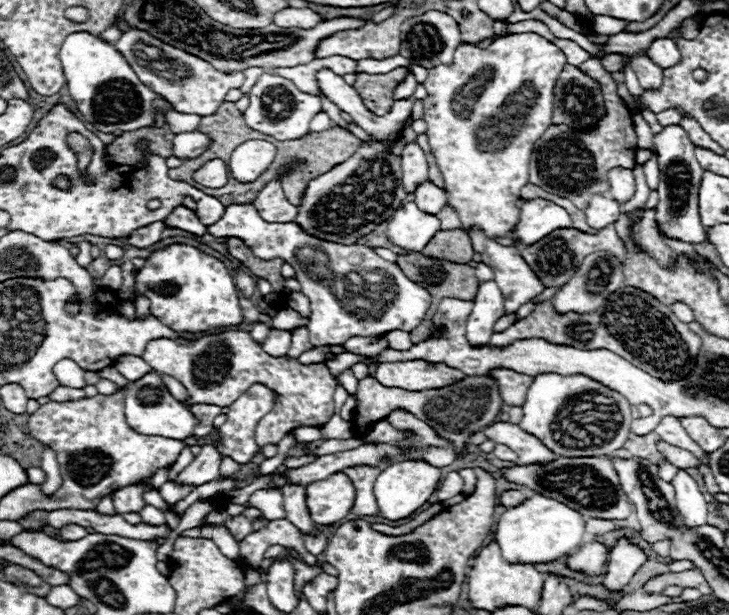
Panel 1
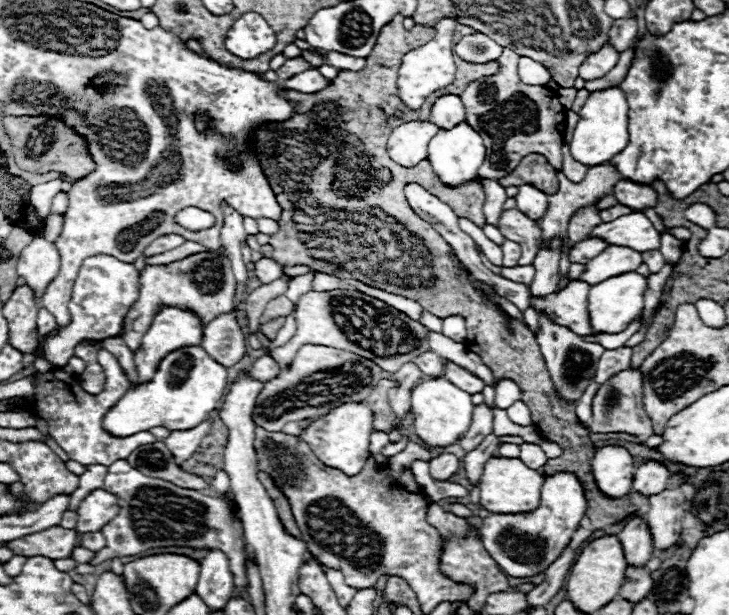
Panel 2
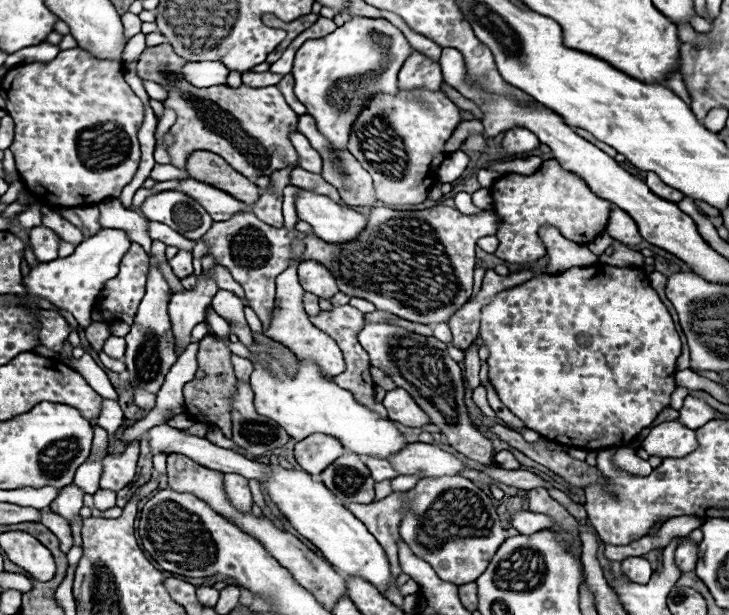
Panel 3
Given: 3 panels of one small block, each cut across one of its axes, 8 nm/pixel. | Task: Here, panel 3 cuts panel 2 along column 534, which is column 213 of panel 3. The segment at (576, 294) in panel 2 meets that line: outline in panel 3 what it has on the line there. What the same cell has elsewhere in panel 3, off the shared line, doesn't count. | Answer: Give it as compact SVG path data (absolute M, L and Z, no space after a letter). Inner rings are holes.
M218 290L212 298L212 308L230 324L232 333L237 335L244 346L252 342L251 330L248 330L249 326L244 320L244 304L236 294L228 290Z

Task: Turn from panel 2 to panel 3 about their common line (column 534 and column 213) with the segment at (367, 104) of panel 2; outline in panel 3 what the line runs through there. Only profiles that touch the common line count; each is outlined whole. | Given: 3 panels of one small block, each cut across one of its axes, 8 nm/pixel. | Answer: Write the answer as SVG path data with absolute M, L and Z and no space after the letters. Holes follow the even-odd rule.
M204 336L200 340L198 346L198 368L204 370L204 378L200 380L192 380L184 386L184 404L186 404L186 412L188 416L206 416L206 420L220 428L220 432L226 438L232 438L232 422L230 422L230 398L236 386L236 376L230 364L230 350L226 346L224 340L220 340L218 336Z

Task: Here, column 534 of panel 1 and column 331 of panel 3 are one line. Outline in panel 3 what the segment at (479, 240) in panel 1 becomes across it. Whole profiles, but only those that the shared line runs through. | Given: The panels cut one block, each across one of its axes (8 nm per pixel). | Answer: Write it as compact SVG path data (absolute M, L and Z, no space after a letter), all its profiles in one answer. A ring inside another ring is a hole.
M304 262L298 266L298 278L300 284L306 292L312 292L316 296L322 298L332 298L338 290L336 290L336 280L332 278L332 274L328 274L328 270L324 270L324 266L320 266L318 262Z

